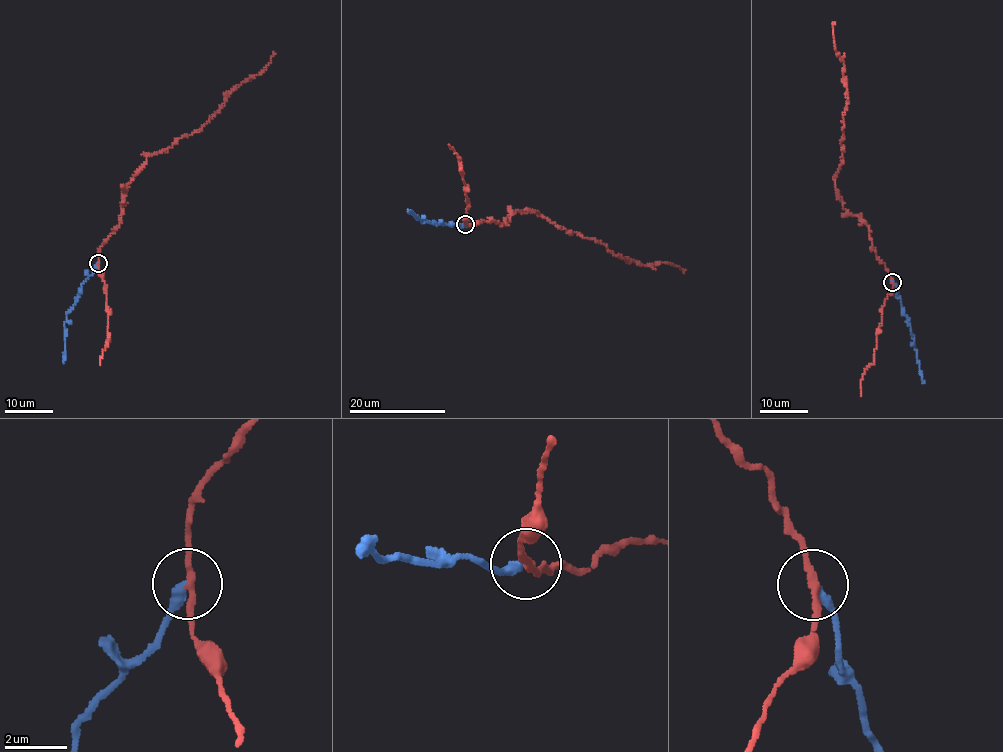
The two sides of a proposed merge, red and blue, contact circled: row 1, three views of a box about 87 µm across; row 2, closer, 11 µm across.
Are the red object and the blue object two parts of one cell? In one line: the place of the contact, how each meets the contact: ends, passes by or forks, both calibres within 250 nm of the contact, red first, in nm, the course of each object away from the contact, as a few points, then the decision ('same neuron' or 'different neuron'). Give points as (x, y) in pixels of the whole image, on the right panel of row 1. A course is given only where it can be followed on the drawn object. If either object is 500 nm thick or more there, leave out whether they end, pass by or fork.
place (892, 282); red passes by; blue ends; calibres 220 and 320 nm; course red (892, 281), (871, 242), (870, 227), (843, 207), (836, 187), (848, 100), (843, 62), (834, 45), (834, 22); course blue (892, 281), (915, 340), (924, 382); different neuron

